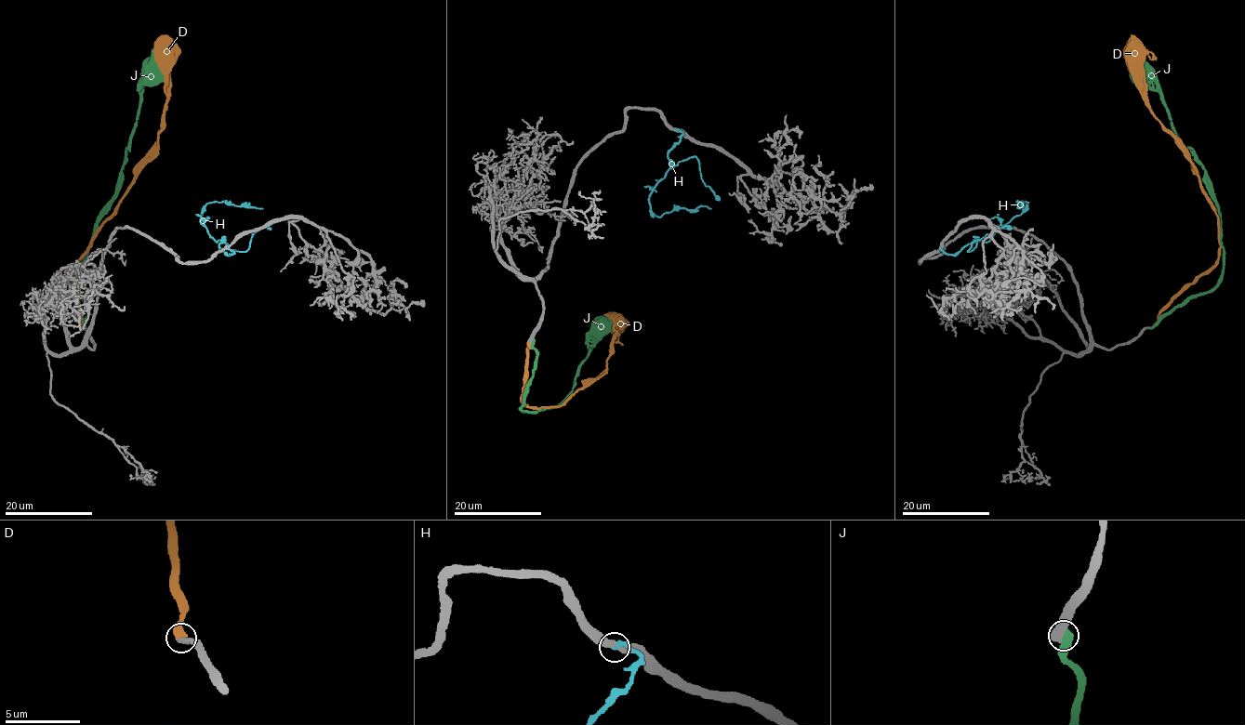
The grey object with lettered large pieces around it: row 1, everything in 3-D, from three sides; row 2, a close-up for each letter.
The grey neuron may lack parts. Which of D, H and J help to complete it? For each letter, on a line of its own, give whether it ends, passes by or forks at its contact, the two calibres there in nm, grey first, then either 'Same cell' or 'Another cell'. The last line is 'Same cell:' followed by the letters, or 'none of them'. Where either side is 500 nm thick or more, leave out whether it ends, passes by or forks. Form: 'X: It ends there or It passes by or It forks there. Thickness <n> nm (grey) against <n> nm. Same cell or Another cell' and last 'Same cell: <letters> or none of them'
D: Thickness 440 nm (grey) against 550 nm. Same cell
H: It ends there. Thickness 440 nm (grey) against 320 nm. Another cell
J: Thickness 550 nm (grey) against 550 nm. Another cell
Same cell: D

